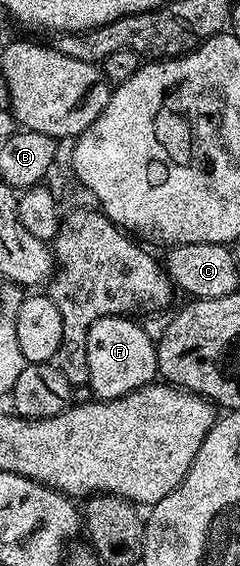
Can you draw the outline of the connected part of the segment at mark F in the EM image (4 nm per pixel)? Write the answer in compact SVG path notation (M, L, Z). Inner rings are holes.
M109 315L94 322L86 335L86 359L90 366L90 379L87 385L94 391L96 400L118 399L122 395L130 395L142 387L153 384L158 377L156 347L154 337L151 337L131 316Z

